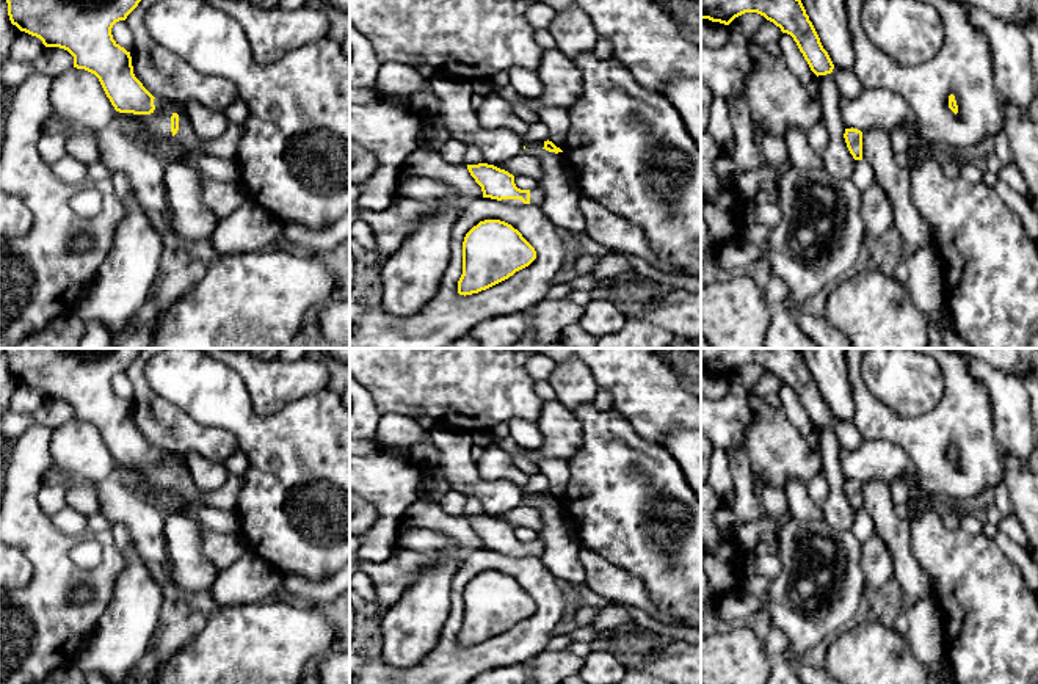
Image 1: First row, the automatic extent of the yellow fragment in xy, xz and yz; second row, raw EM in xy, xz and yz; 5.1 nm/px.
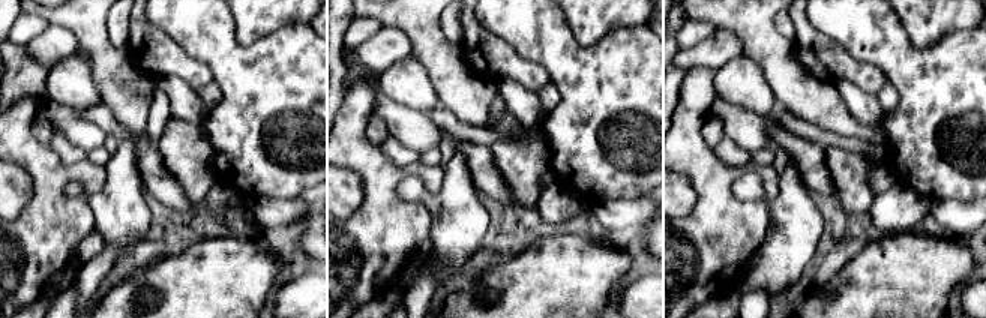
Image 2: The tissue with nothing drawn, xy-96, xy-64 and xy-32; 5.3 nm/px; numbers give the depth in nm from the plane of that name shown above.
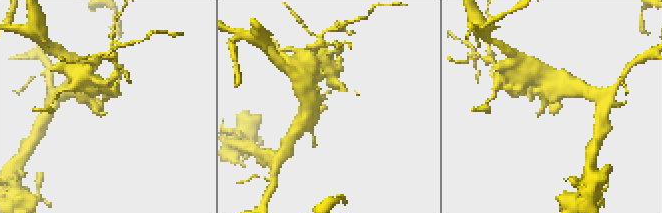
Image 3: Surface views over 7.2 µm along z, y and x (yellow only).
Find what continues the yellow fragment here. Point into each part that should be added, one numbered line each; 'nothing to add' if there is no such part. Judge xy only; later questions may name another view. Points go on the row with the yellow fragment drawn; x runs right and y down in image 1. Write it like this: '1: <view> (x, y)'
1: xy (226, 145)

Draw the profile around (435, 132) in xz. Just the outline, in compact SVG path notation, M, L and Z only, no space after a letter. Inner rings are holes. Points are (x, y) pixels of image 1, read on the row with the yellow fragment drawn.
M433 115L425 118L423 129L420 132L422 149L437 151L450 138L450 130L442 115Z

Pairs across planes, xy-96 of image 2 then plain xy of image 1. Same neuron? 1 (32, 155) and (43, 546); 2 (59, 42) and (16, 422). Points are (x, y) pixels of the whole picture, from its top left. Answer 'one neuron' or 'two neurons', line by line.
1: one neuron
2: one neuron

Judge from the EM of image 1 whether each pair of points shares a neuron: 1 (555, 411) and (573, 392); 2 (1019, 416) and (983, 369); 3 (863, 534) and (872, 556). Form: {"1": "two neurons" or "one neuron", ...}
{"1": "two neurons", "2": "one neuron", "3": "two neurons"}

